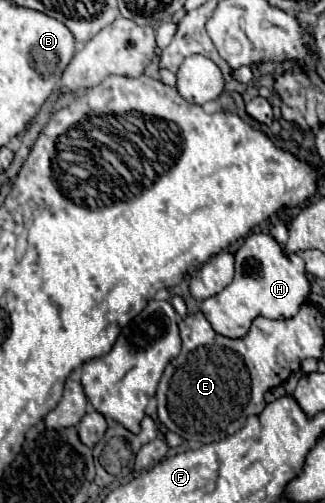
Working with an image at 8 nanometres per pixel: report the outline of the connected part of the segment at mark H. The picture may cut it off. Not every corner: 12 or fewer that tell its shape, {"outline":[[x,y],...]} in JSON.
{"outline":[[265,233],[235,253],[235,279],[199,309],[225,337],[289,319],[307,301],[299,255]]}

